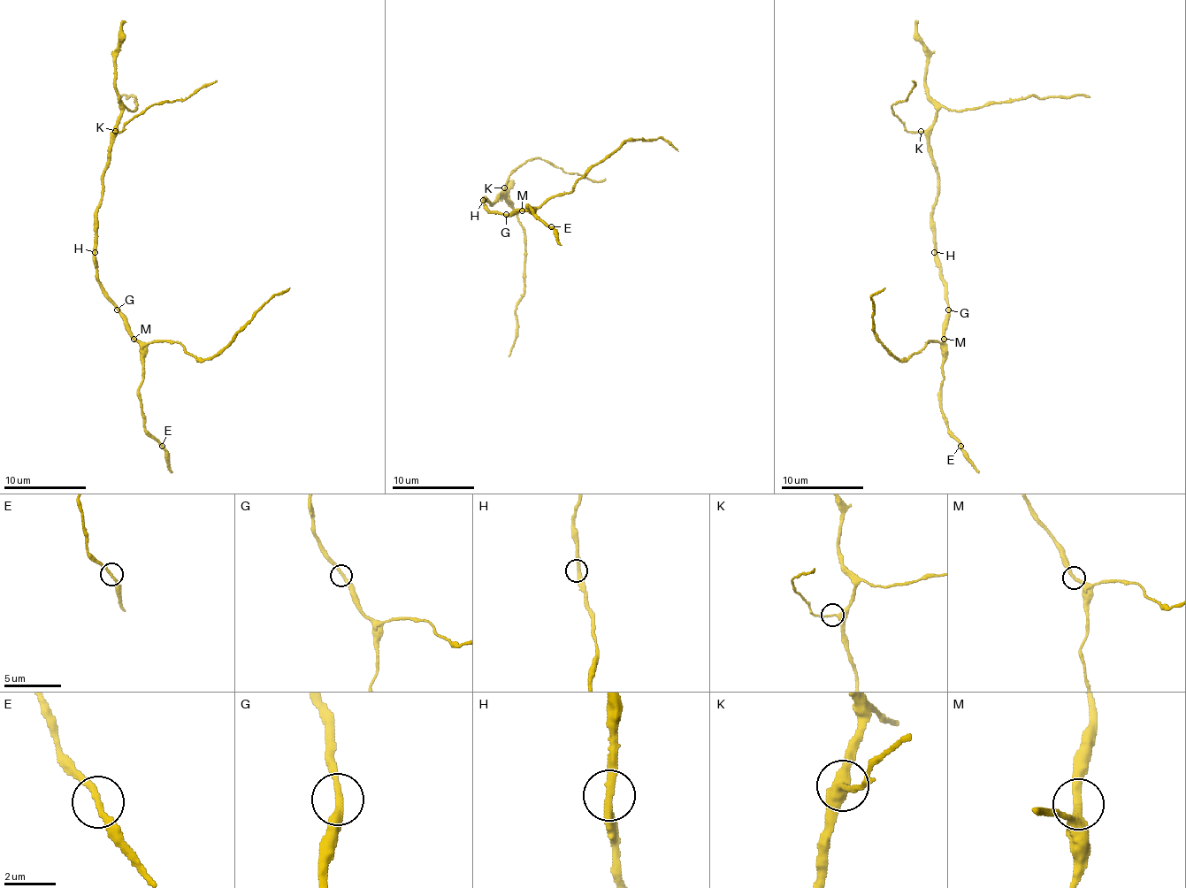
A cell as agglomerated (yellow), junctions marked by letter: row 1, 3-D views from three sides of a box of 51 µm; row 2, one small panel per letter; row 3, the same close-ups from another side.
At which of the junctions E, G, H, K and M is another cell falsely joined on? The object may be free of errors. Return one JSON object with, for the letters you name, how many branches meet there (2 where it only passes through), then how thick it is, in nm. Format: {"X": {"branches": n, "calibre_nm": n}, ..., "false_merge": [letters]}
{"false_merge": []}

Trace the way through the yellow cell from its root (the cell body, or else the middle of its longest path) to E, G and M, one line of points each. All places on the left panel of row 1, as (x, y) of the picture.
E: (96, 252), (95, 266), (101, 289), (119, 311), (126, 330), (140, 345), (140, 406), (143, 427), (162, 446)
G: (96, 252), (96, 279), (104, 297), (117, 310)
M: (96, 252), (95, 266), (101, 289), (119, 311), (126, 330), (133, 339)

